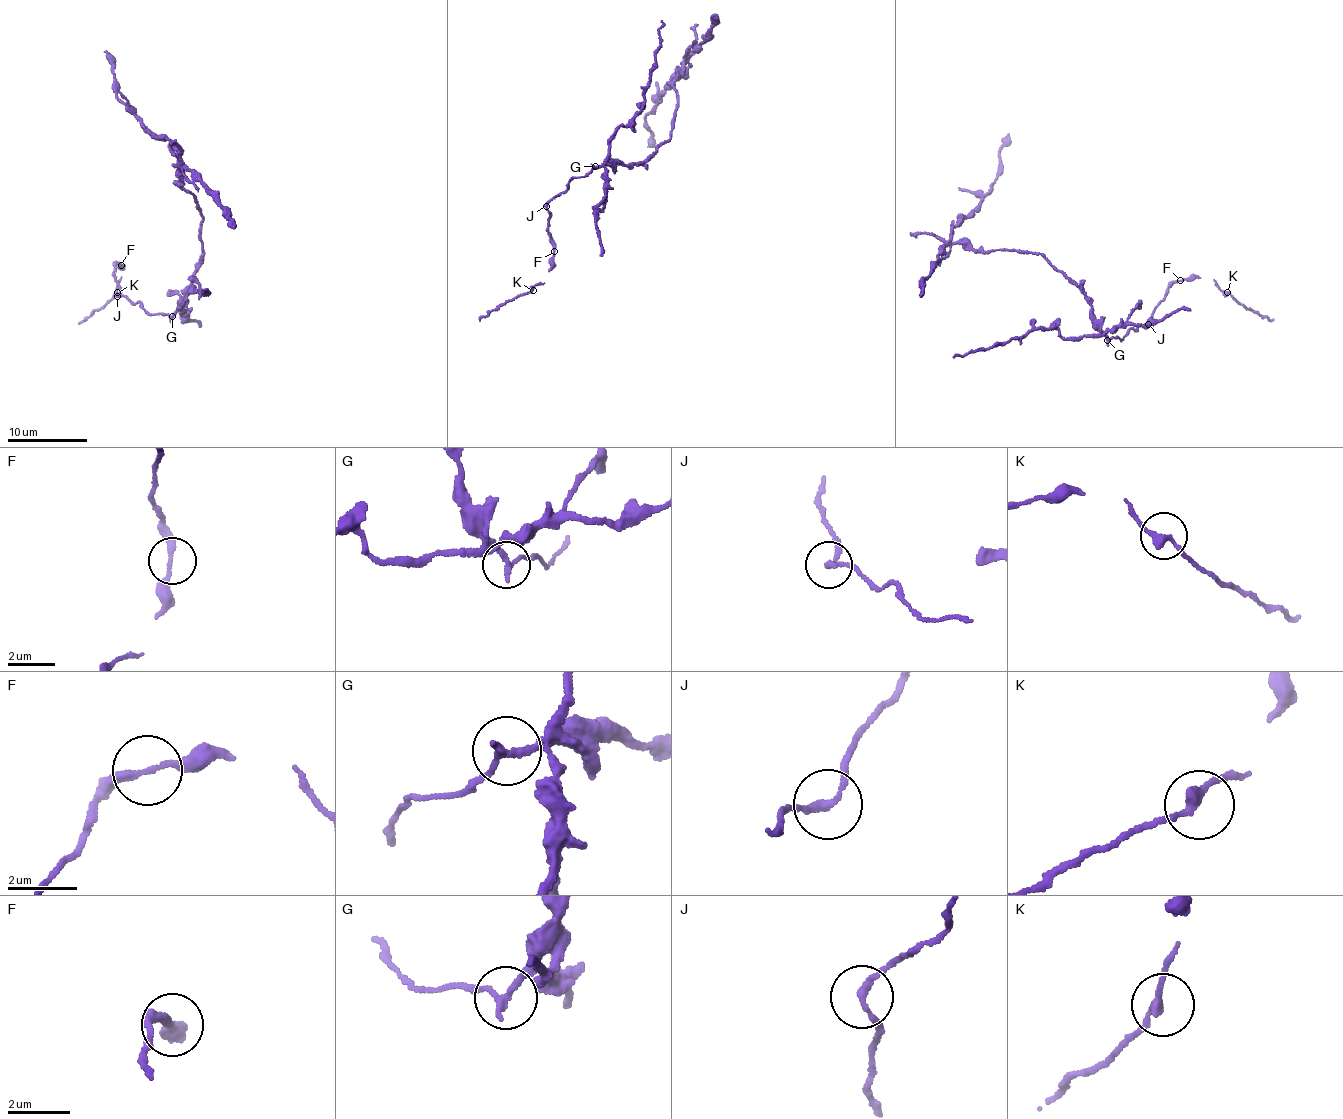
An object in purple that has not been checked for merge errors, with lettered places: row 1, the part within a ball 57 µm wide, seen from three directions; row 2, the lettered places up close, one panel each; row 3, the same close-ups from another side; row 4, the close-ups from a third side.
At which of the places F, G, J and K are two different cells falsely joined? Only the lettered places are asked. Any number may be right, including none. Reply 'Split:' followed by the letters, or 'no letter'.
Split: G

